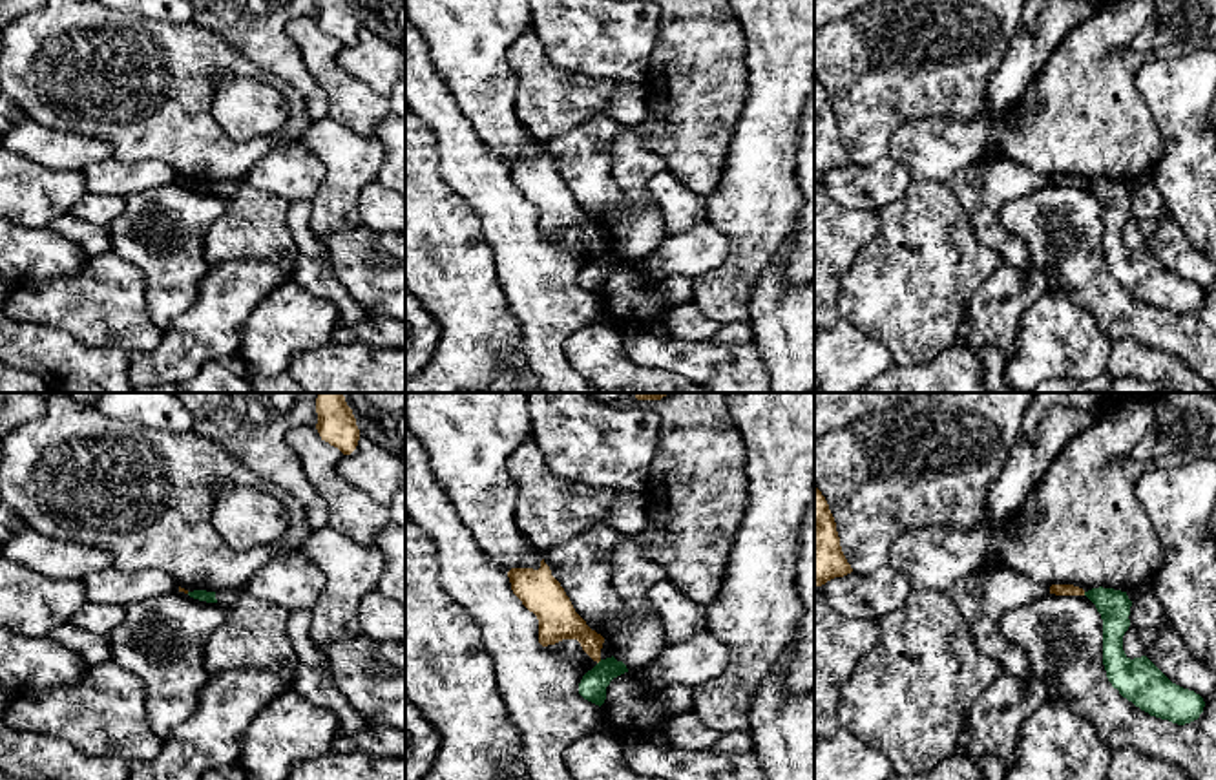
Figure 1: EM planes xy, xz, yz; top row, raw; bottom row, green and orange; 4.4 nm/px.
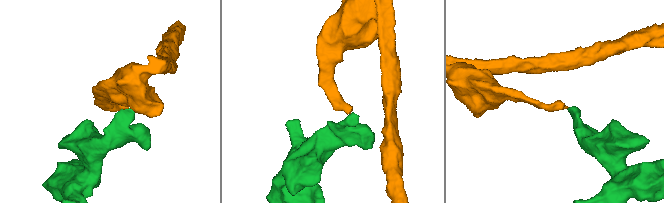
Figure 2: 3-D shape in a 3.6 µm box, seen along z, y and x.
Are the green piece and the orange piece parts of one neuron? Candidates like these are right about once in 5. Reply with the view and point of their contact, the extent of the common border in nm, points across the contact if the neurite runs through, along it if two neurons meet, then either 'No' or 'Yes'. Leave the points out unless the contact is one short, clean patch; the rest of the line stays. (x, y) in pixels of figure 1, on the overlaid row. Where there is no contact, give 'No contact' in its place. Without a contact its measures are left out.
Touches green at xz (599, 662). Shared border 30 nm. Boundary: xz (601, 660), (597, 664). No

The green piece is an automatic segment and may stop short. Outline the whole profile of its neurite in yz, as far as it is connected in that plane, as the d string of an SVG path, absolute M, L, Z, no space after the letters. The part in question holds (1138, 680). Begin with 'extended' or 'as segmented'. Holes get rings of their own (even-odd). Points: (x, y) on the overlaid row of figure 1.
as segmented; M1099 586L1085 596L1103 619L1103 665L1112 687L1150 716L1178 725L1198 720L1205 707L1200 694L1172 683L1147 656L1130 659L1125 654L1123 636L1132 606L1127 592Z

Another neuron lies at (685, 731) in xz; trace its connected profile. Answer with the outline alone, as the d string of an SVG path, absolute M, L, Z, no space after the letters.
M694 711L672 716L665 729L665 734L670 747L687 751L710 749L714 742L721 736L721 733L705 725L694 714Z

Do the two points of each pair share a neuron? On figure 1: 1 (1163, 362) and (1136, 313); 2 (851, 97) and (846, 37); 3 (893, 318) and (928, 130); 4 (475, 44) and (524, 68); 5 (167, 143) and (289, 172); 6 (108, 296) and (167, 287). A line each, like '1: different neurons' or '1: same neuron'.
1: different neurons
2: same neuron
3: different neurons
4: different neurons
5: different neurons
6: different neurons

